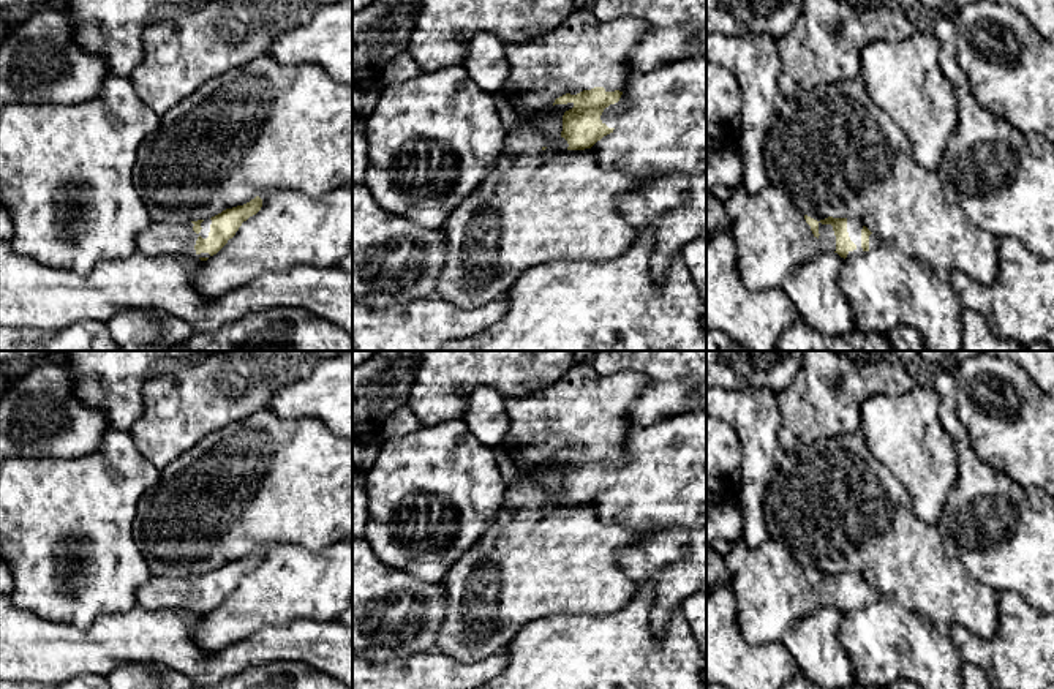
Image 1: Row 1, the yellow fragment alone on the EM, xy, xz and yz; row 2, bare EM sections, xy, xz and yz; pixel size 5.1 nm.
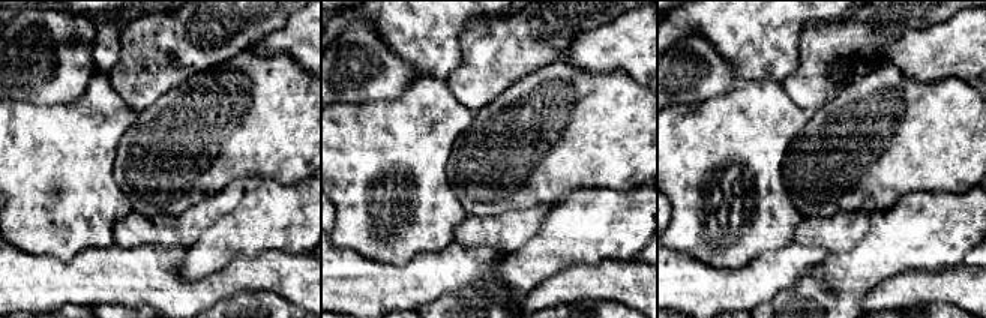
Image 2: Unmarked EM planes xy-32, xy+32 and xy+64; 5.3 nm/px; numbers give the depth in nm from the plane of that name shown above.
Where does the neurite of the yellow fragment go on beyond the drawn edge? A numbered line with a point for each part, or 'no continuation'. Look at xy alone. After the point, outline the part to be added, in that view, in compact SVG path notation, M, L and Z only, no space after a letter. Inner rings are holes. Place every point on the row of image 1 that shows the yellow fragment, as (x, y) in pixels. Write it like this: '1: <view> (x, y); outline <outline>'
1: xy (158, 239); outline M205 218L201 223L201 232L193 231L193 223L188 224L168 224L161 221L152 221L152 224L144 229L137 239L137 251L145 256L188 256L188 258L210 258L209 253L198 254L194 250L196 240L209 237L212 220Z

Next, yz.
1: yz (771, 236); outline M768 185L759 193L747 193L743 186L732 190L730 198L725 201L725 210L730 218L730 234L736 245L736 267L743 283L752 292L782 288L789 273L804 262L814 259L820 253L836 251L836 235L831 224L819 223L819 237L811 231L804 220L804 213L792 202L792 199L781 190Z

